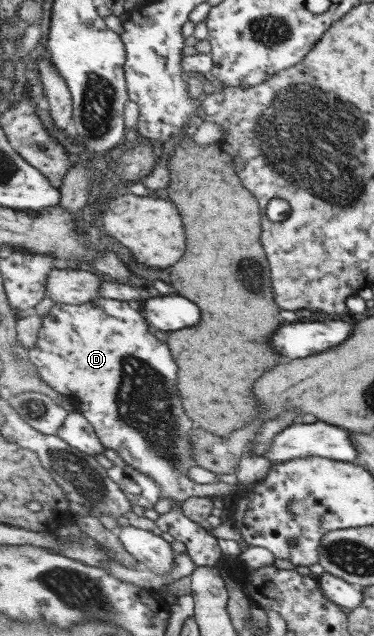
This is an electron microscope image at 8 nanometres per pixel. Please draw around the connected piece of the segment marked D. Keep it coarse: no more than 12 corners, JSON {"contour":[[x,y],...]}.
{"contour":[[126,301],[56,303],[28,356],[104,447],[182,502],[155,524],[199,567],[197,428],[178,364]]}

